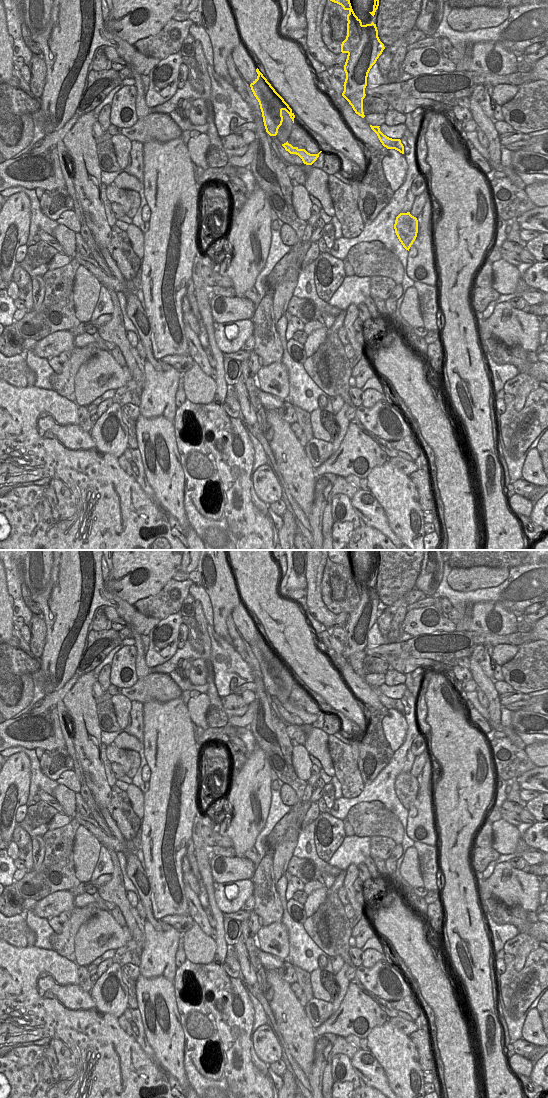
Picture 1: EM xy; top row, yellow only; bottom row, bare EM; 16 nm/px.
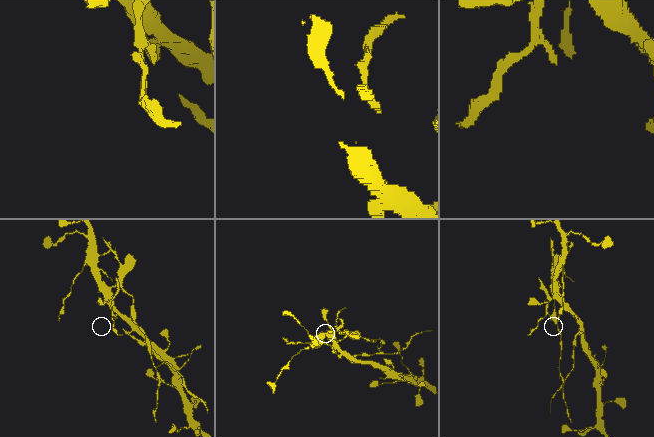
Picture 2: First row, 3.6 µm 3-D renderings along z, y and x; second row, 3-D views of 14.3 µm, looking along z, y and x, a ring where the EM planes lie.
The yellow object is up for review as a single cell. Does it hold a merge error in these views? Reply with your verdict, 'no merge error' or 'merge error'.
no merge error

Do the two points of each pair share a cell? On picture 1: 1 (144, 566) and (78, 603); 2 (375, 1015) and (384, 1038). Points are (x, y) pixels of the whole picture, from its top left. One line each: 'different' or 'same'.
1: different
2: different

